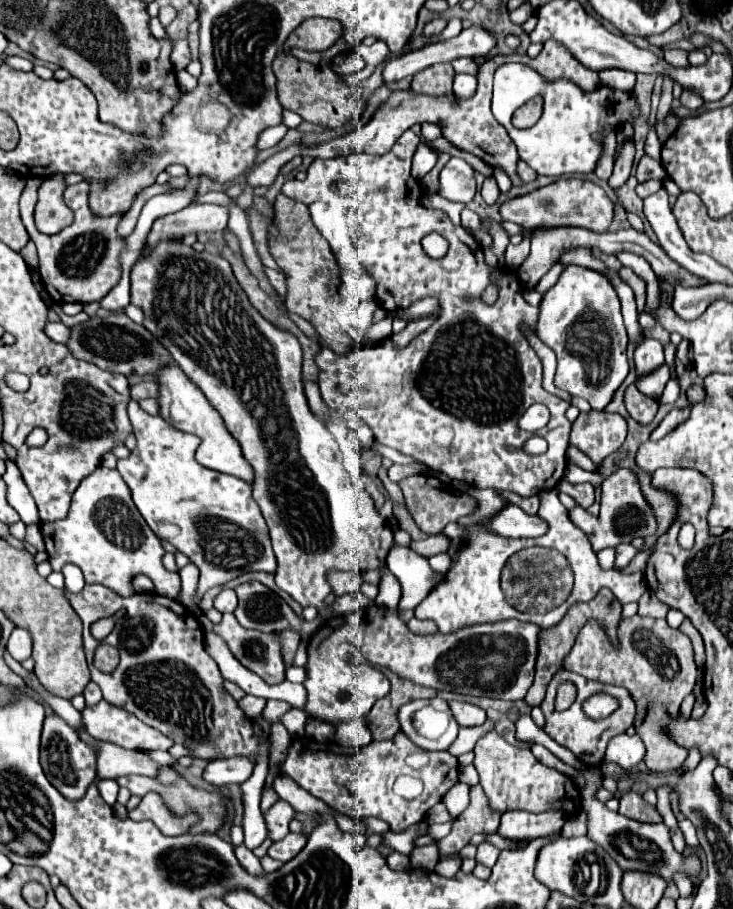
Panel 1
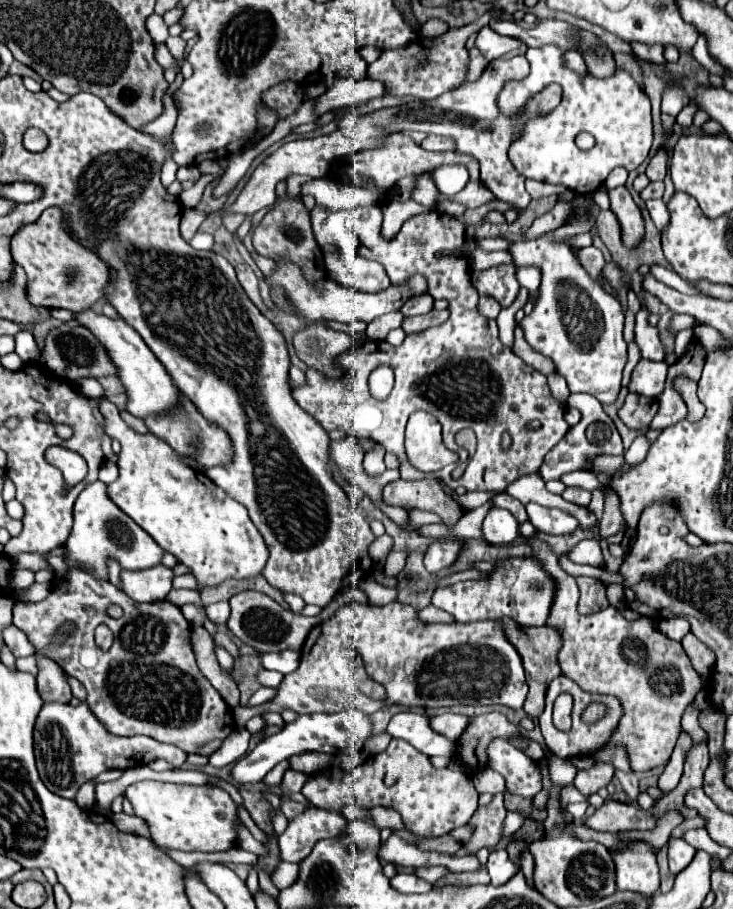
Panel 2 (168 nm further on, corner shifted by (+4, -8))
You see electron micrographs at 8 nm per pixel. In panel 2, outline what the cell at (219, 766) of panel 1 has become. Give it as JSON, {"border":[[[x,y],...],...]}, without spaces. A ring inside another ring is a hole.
{"border":[[[348,709],[342,713],[310,713],[310,715],[300,715],[296,721],[286,723],[286,727],[270,737],[266,737],[262,743],[254,747],[244,759],[240,759],[234,765],[234,779],[244,785],[244,783],[258,783],[264,779],[264,775],[278,765],[284,759],[290,759],[292,755],[300,753],[360,753],[364,747],[364,741],[374,735],[372,731],[372,719],[368,713],[362,713],[360,709]]]}

